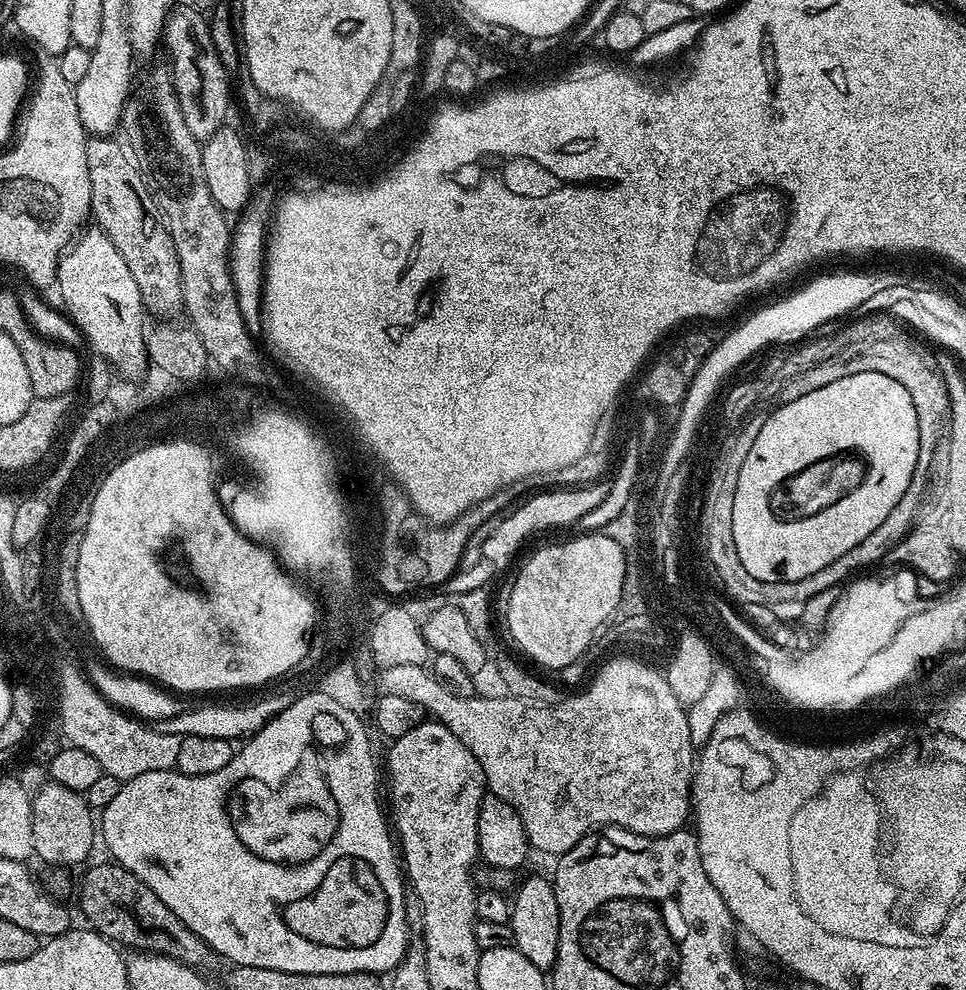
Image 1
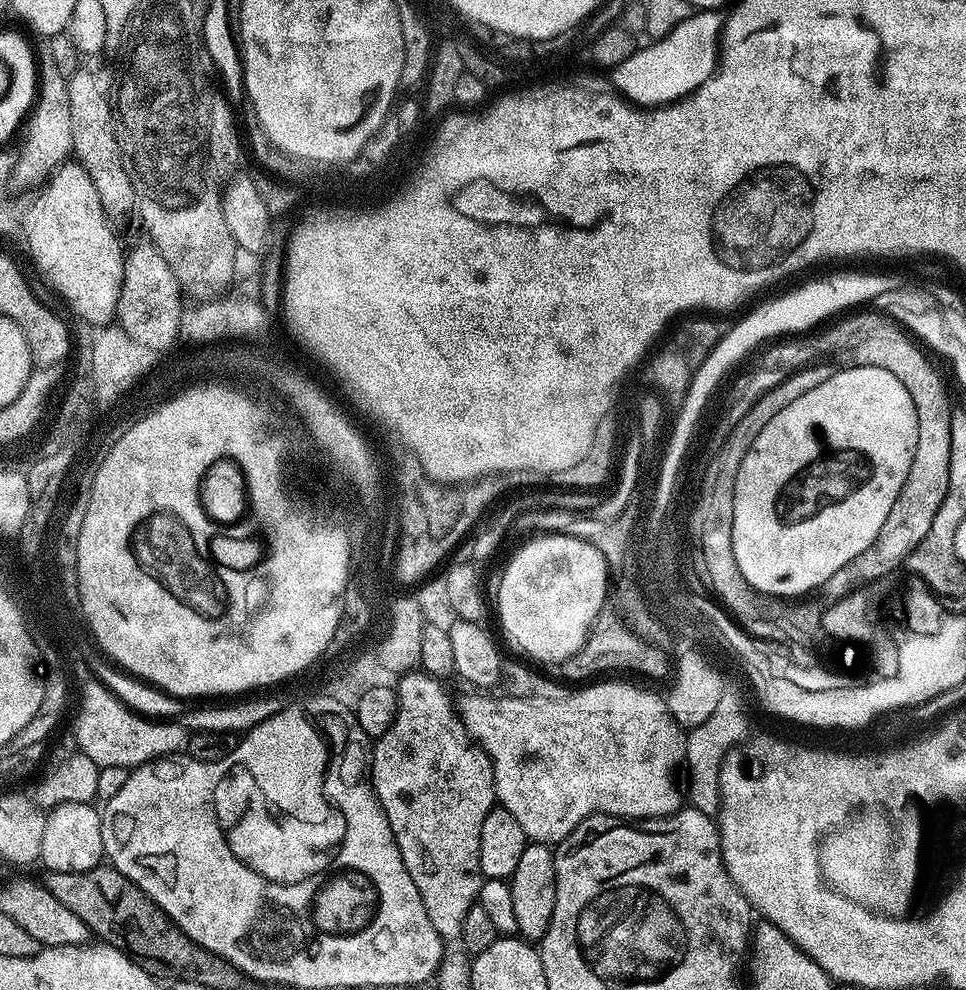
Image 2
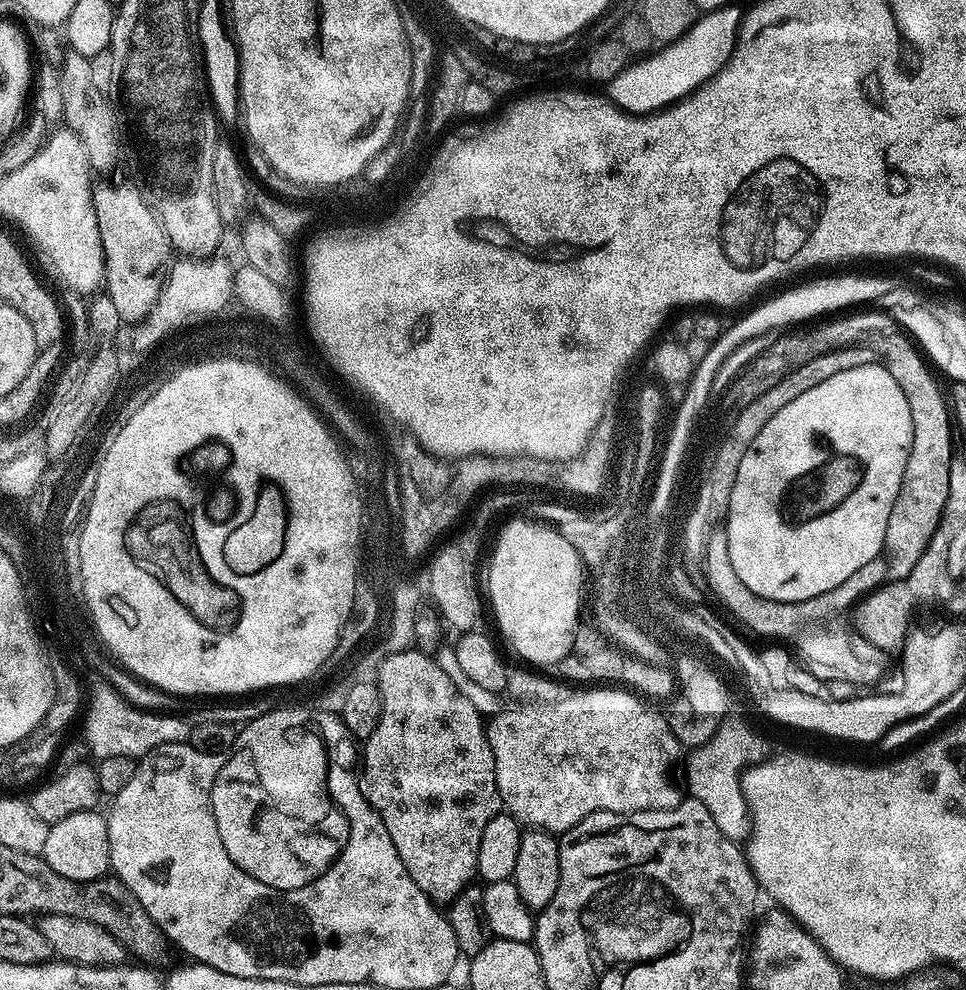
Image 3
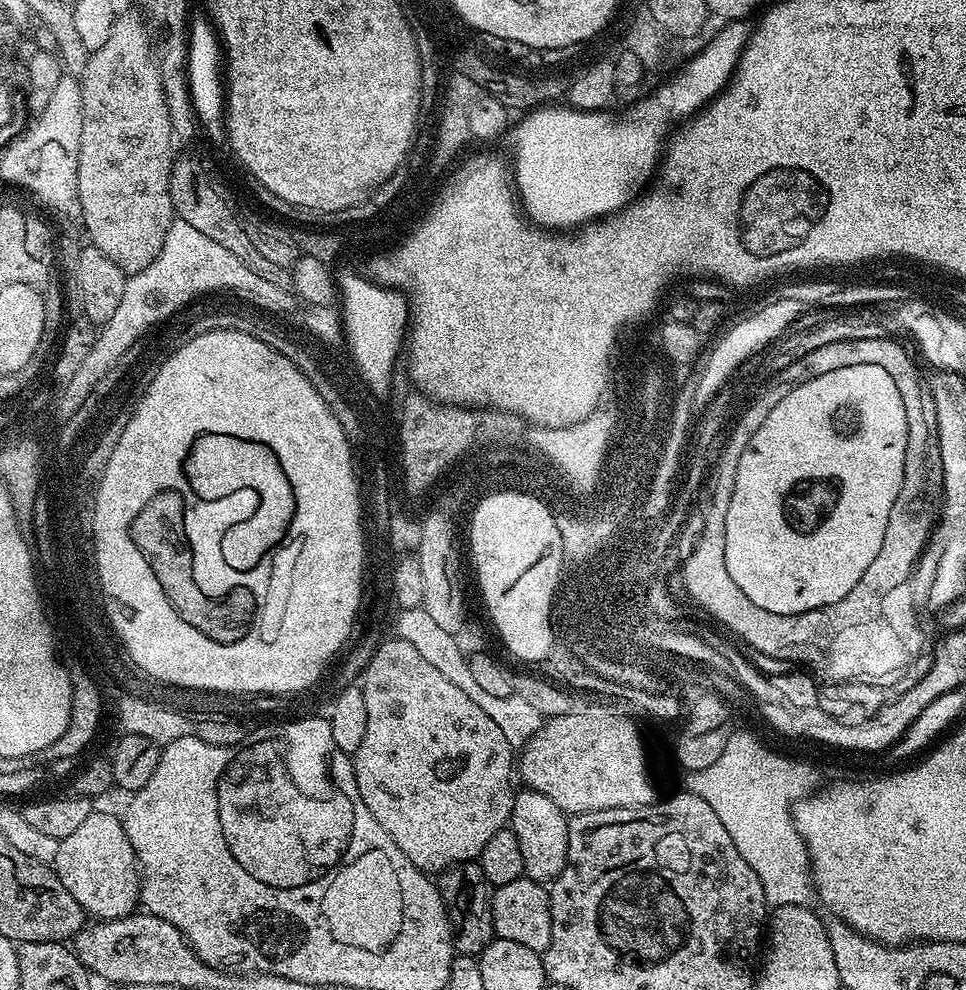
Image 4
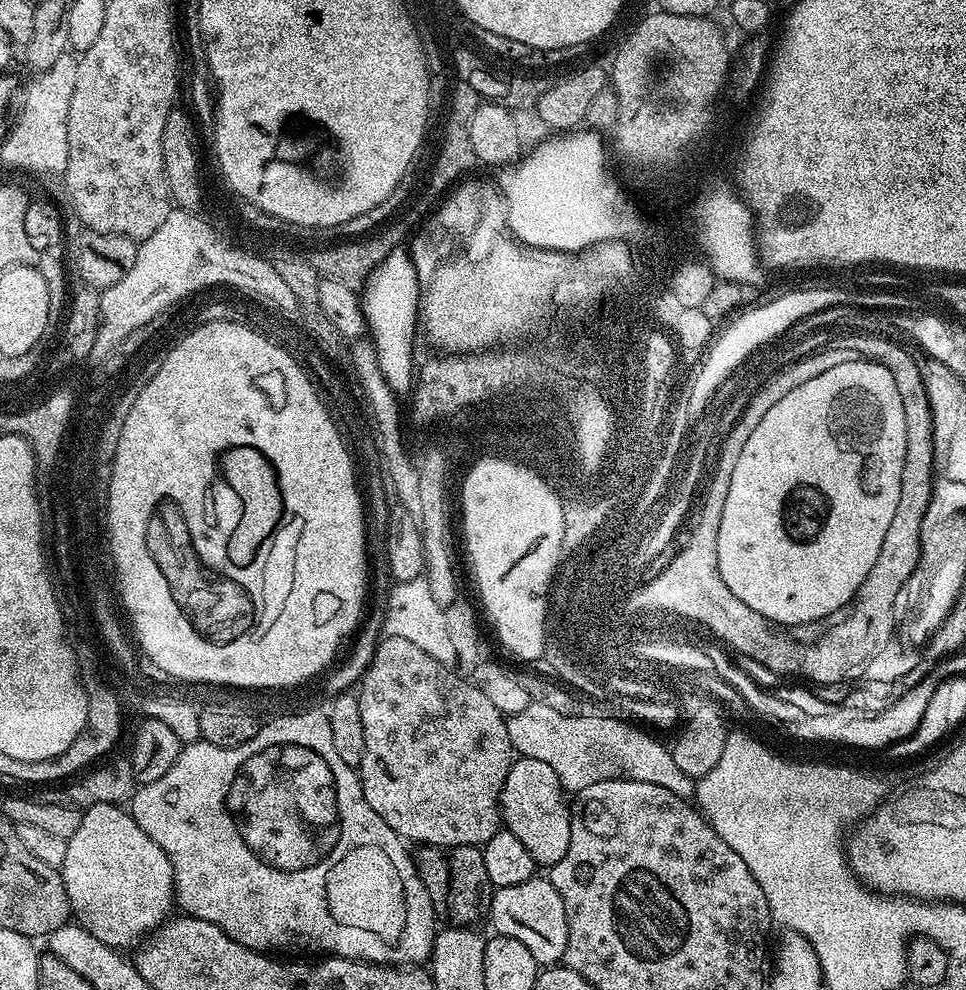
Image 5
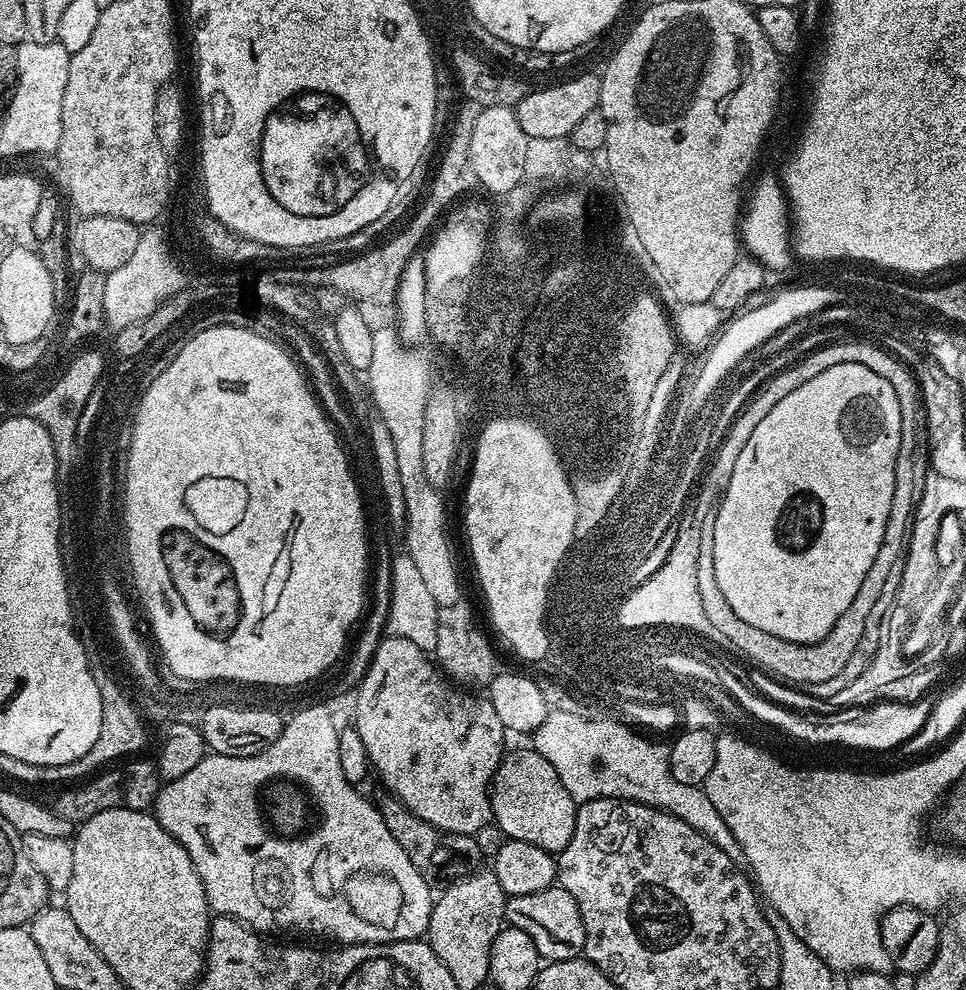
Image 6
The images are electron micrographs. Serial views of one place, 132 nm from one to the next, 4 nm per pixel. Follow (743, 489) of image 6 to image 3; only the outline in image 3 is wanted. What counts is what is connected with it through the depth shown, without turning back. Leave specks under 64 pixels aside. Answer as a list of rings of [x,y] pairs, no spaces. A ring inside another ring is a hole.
[[[875,362],[852,370],[843,370],[840,374],[827,378],[826,382],[811,387],[806,393],[798,394],[798,398],[787,403],[782,410],[769,418],[758,432],[758,436],[750,442],[749,449],[738,464],[737,476],[734,478],[733,490],[730,492],[729,506],[726,509],[730,562],[734,566],[734,574],[738,574],[738,578],[742,578],[746,586],[750,586],[754,595],[778,602],[802,602],[842,586],[842,582],[846,582],[850,574],[862,570],[866,562],[873,560],[884,549],[886,522],[890,522],[890,514],[894,510],[894,498],[898,498],[898,490],[902,486],[906,470],[906,458],[910,458],[913,442],[914,424],[911,422],[906,394],[902,394],[902,388],[894,382],[890,370],[883,363]]]

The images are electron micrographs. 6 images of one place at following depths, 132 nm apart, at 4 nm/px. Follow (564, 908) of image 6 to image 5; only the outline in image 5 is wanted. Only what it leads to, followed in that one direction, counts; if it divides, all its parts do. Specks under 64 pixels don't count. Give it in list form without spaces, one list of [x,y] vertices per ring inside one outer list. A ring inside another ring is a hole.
[[[533,878],[518,886],[495,889],[490,909],[491,920],[491,931],[495,935],[518,938],[518,942],[522,942],[522,946],[534,954],[537,965],[556,966],[563,961],[568,941],[568,919],[562,898],[558,890],[554,890],[551,879]]]

